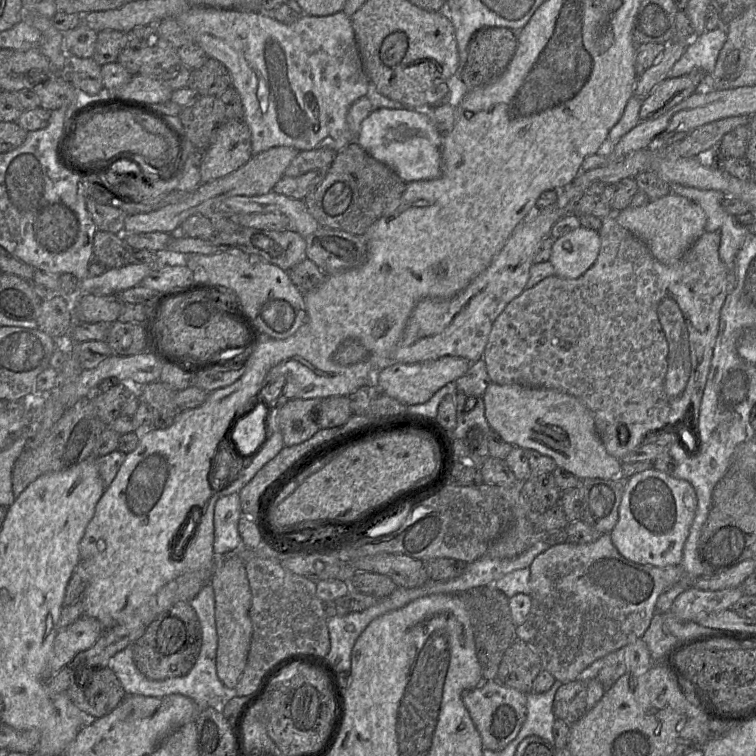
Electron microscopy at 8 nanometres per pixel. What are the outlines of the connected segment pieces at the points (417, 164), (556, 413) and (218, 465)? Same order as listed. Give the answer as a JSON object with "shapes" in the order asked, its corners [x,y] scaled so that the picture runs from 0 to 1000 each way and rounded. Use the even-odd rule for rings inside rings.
{"shapes":[[[[505,143],[493,146],[479,161],[470,185],[488,205],[520,224],[537,242],[583,233],[586,177],[574,167],[566,148]]],[[[649,507],[639,528],[642,550],[649,567],[680,591],[708,595],[730,606],[737,618],[769,636],[823,631],[821,610],[803,598],[782,545],[762,525],[729,513]]],[[[295,577],[279,606],[282,632],[294,638],[302,627],[317,627],[329,615],[329,607],[333,608],[332,604],[313,601],[308,594],[308,582]]]]}

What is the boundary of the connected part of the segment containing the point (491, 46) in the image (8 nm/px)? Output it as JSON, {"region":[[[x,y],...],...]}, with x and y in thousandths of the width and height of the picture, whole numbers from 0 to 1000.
{"region":[[[642,36],[626,45],[610,95],[616,119],[644,112],[665,98],[681,71],[684,50],[684,42],[668,36]]]}

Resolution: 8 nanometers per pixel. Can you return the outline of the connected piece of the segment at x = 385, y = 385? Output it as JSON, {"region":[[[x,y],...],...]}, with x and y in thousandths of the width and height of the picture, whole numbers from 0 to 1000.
{"region":[[[587,471],[577,476],[549,481],[524,480],[500,492],[495,507],[516,525],[537,536],[554,536],[567,530],[577,519],[595,505],[614,497],[623,480],[614,474]]]}

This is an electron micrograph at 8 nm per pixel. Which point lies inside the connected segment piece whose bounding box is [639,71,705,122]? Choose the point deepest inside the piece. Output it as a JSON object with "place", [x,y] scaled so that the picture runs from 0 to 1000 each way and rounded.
{"place":[888,122]}

